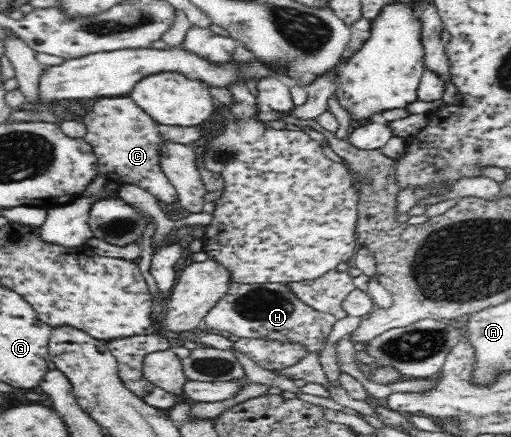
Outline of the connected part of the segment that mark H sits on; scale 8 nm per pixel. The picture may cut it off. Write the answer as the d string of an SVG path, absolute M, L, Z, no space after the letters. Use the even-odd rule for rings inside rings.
M286 282L280 284L230 283L224 296L207 312L202 320L203 327L214 332L227 335L232 339L264 339L269 341L292 341L306 346L308 353L320 354L332 326L335 316L314 310L310 305L300 300L288 288Z

